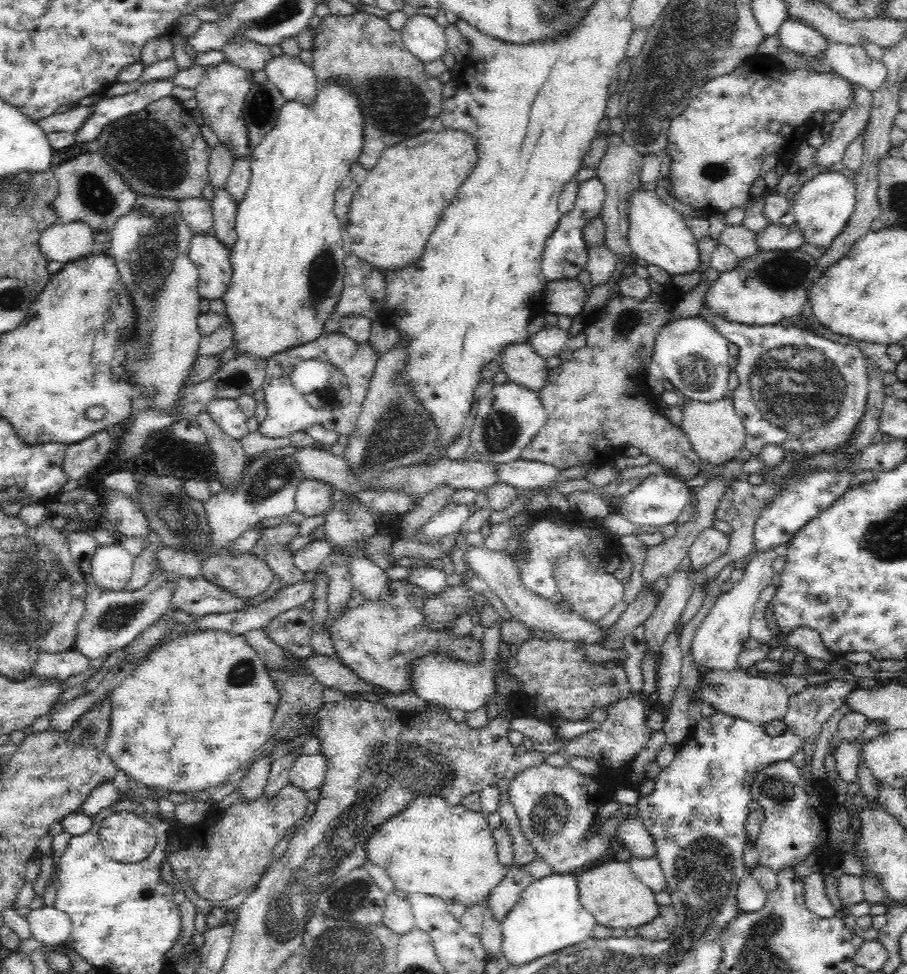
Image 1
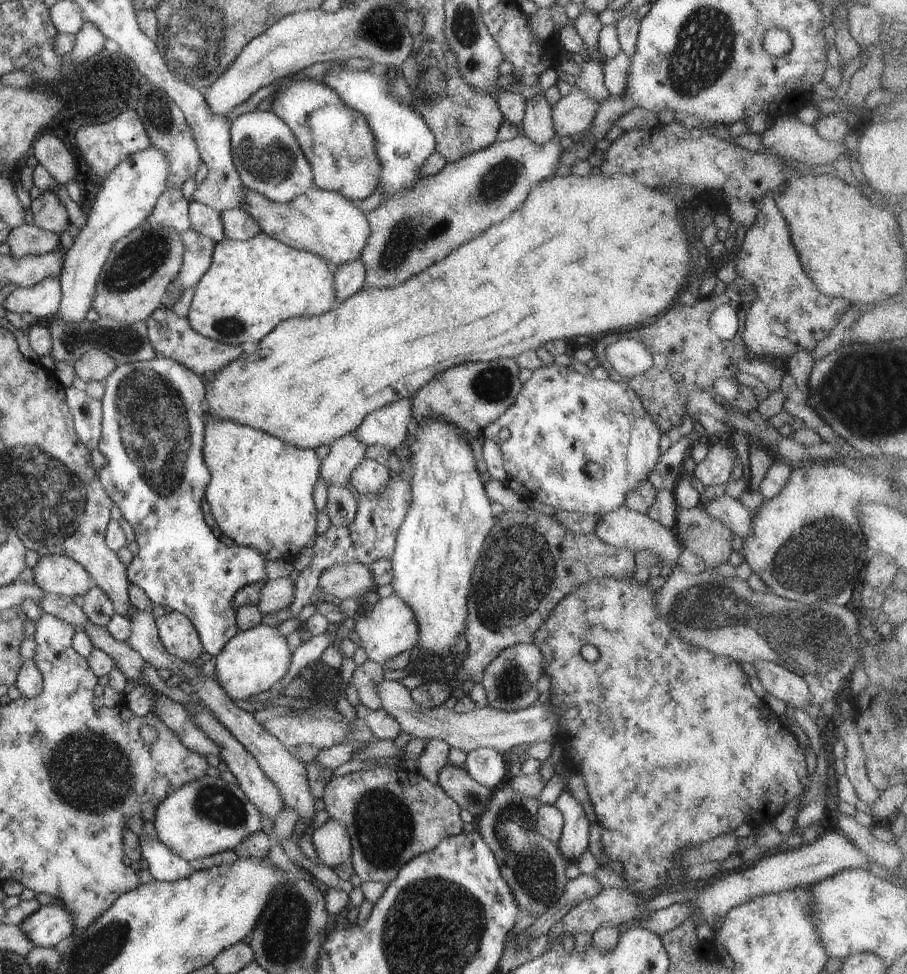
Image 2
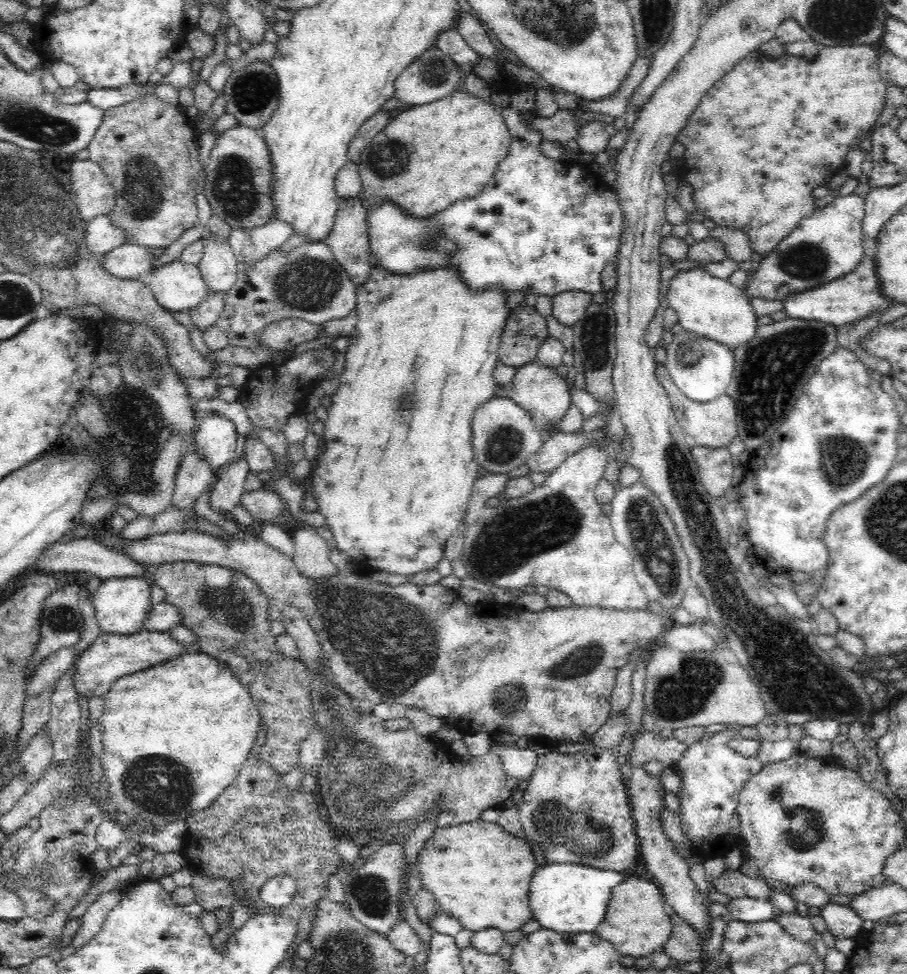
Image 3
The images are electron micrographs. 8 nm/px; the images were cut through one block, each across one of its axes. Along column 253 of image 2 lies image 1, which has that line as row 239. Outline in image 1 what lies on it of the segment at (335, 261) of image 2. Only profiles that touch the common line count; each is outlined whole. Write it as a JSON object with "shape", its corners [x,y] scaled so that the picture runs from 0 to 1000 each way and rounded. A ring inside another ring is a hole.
{"shape":[[[235,236],[212,243],[207,263],[218,274],[218,300],[223,306],[232,309],[244,306],[256,290],[254,261],[255,257]]]}

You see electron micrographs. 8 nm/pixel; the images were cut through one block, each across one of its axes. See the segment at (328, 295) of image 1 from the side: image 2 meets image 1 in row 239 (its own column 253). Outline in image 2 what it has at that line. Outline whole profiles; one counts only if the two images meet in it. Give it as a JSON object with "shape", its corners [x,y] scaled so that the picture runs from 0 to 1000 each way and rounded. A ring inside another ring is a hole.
{"shape":[[[288,237],[269,247],[246,245],[236,249],[233,271],[216,290],[204,326],[211,339],[249,354],[286,351],[312,329],[325,324],[350,324],[369,314],[367,276],[354,263],[331,258]]]}

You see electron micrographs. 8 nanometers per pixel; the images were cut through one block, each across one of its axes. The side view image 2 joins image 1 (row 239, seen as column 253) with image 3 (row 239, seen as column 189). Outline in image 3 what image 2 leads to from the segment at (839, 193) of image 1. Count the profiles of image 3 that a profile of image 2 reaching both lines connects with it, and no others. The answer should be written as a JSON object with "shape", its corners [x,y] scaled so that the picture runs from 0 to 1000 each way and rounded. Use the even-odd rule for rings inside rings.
{"shape":[[[942,197],[921,202],[908,213],[897,213],[877,235],[832,273],[821,296],[822,306],[864,308],[869,302],[892,297],[942,277],[951,265],[949,244],[954,204]]]}

